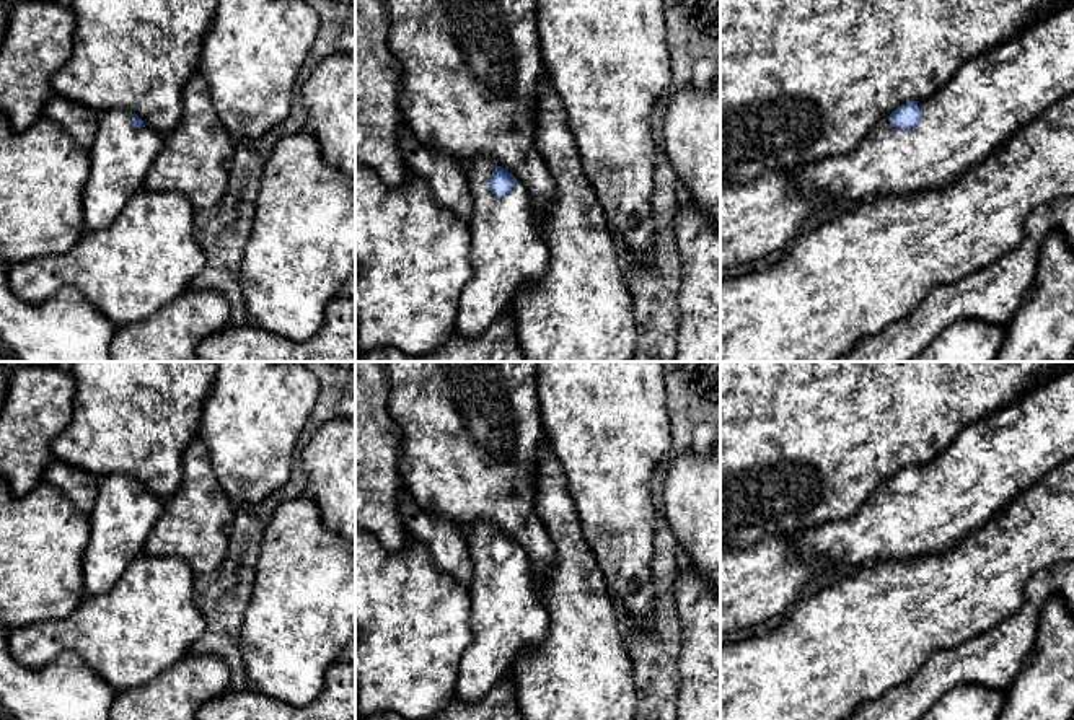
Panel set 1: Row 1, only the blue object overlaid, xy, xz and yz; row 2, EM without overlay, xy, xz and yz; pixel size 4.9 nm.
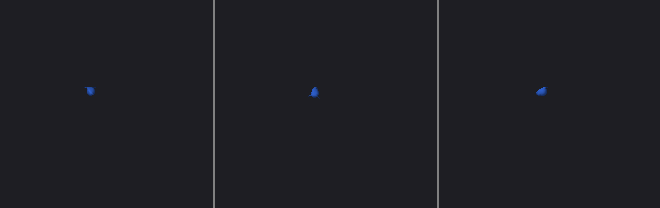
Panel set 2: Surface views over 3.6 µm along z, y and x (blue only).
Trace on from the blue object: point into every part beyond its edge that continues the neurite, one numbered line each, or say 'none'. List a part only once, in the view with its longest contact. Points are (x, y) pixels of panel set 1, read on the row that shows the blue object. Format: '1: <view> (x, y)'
1: yz (994, 95)

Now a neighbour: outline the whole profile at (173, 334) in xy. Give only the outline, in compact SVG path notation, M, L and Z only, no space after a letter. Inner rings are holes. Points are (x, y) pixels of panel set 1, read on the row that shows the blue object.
M189 288L156 314L116 327L112 362L200 362L197 345L230 324L230 305L215 292Z

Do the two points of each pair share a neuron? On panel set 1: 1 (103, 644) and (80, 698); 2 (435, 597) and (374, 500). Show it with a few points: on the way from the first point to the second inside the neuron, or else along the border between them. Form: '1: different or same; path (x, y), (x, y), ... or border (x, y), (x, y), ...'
1: different; border (54, 660), (62, 654), (77, 654), (116, 691)
2: different; border (372, 533), (390, 551), (398, 551), (408, 536)

